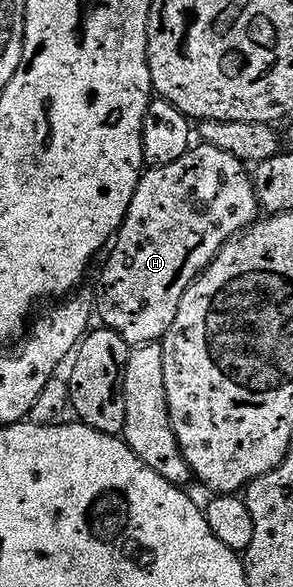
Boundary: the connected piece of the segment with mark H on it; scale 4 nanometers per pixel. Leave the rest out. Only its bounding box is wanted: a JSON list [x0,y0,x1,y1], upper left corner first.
[94,143,261,347]

